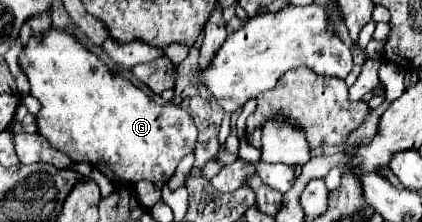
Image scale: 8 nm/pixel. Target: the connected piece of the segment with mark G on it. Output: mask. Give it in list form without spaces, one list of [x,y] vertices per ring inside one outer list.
[[[51,28],[41,38],[31,38],[19,58],[19,64],[29,78],[31,94],[41,102],[41,112],[37,114],[39,134],[47,138],[51,146],[63,150],[63,154],[67,154],[73,162],[103,162],[105,168],[123,182],[167,182],[175,174],[181,158],[197,148],[197,126],[189,112],[179,106],[159,106],[127,78],[111,74],[111,70],[95,54],[63,30]]]

